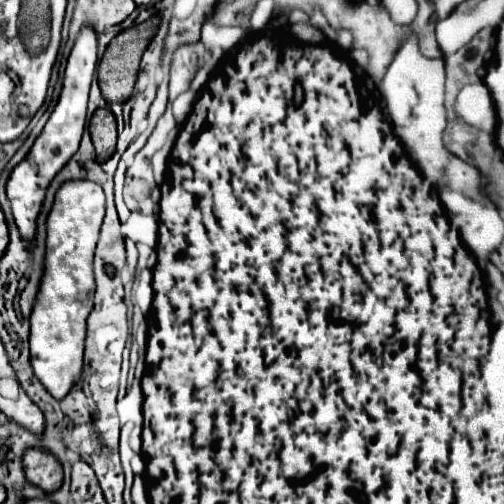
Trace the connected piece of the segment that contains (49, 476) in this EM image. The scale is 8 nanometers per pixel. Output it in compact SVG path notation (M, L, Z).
M33 448L25 450L23 454L23 468L35 486L39 486L45 492L53 492L63 482L63 468L61 462L45 448Z

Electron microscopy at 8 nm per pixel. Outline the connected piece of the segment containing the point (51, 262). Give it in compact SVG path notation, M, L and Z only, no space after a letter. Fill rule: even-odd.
M67 180L47 216L47 250L41 286L31 310L31 366L49 394L61 400L83 368L85 322L93 310L93 252L105 216L105 194L97 182Z

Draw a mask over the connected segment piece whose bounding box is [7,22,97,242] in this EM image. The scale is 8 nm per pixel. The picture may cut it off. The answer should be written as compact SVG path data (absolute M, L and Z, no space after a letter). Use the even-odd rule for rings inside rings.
M87 22L87 24L83 24L83 28L73 44L73 50L67 58L63 88L61 88L55 110L51 112L47 124L43 126L41 134L37 136L35 144L31 146L29 154L13 168L13 172L9 174L9 180L7 180L7 198L13 206L13 216L19 226L19 232L27 242L35 234L35 222L37 222L49 182L55 178L55 174L65 166L65 162L69 162L69 158L79 148L83 128L85 128L87 98L89 98L89 86L93 80L95 64L97 64L97 32L95 32L93 24Z

